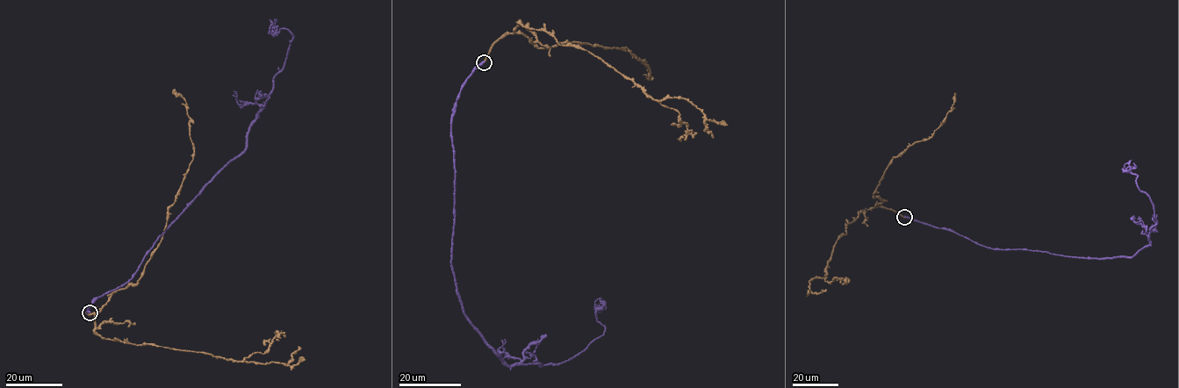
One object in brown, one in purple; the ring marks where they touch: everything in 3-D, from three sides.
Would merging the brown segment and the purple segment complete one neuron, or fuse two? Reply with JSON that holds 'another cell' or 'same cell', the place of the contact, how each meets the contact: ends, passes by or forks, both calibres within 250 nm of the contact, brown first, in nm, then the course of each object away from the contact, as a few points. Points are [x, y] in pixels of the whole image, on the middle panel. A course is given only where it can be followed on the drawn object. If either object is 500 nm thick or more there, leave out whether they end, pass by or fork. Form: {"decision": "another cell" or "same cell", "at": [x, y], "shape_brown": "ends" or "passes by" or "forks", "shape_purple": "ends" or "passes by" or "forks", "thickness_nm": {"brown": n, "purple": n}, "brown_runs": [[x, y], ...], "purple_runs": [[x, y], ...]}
{"decision": "another cell", "at": [484, 62], "shape_brown": "ends", "shape_purple": "ends", "thickness_nm": {"brown": 320, "purple": 440}, "brown_runs": [[484, 61], [491, 46], [519, 32], [540, 47], [573, 41], [625, 47], [649, 68], [648, 78], [643, 61]], "purple_runs": [[483, 61], [451, 125], [451, 266], [463, 314], [506, 363], [542, 365], [603, 334], [602, 307]]}

